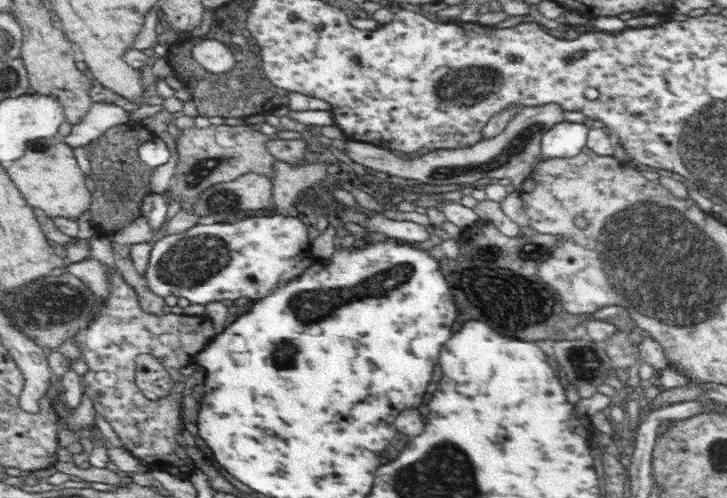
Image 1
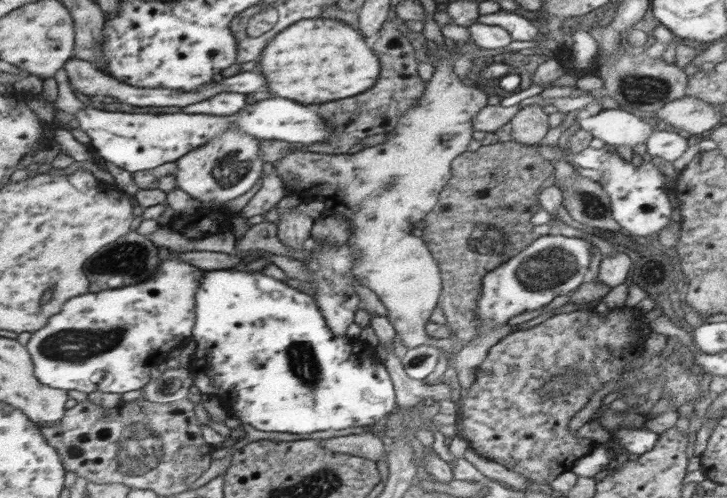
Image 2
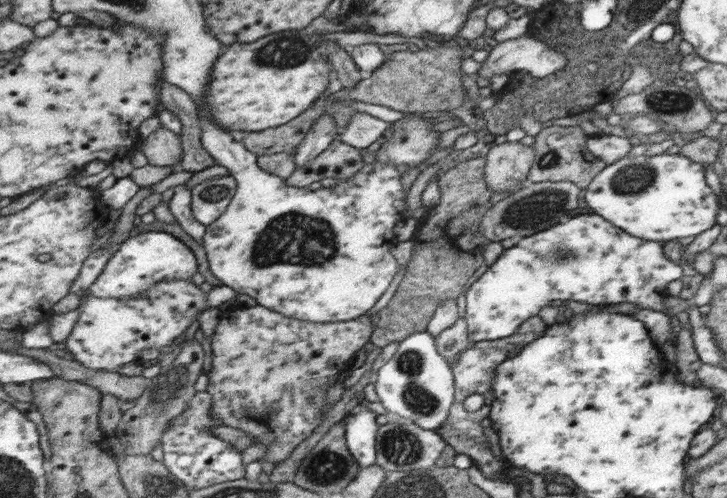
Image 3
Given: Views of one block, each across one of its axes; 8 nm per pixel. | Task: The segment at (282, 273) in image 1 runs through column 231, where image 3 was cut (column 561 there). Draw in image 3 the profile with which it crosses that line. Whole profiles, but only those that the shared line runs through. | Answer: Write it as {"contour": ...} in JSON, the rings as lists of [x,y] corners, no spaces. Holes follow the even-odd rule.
{"contour":[[[596,214],[575,215],[550,229],[542,230],[542,233],[517,239],[516,245],[504,249],[498,260],[466,291],[464,318],[469,341],[474,344],[513,336],[522,322],[538,317],[538,312],[550,306],[554,300],[576,300],[600,306],[628,302],[640,308],[666,312],[666,285],[680,279],[683,272],[680,262],[665,258],[661,243],[626,234]]]}

